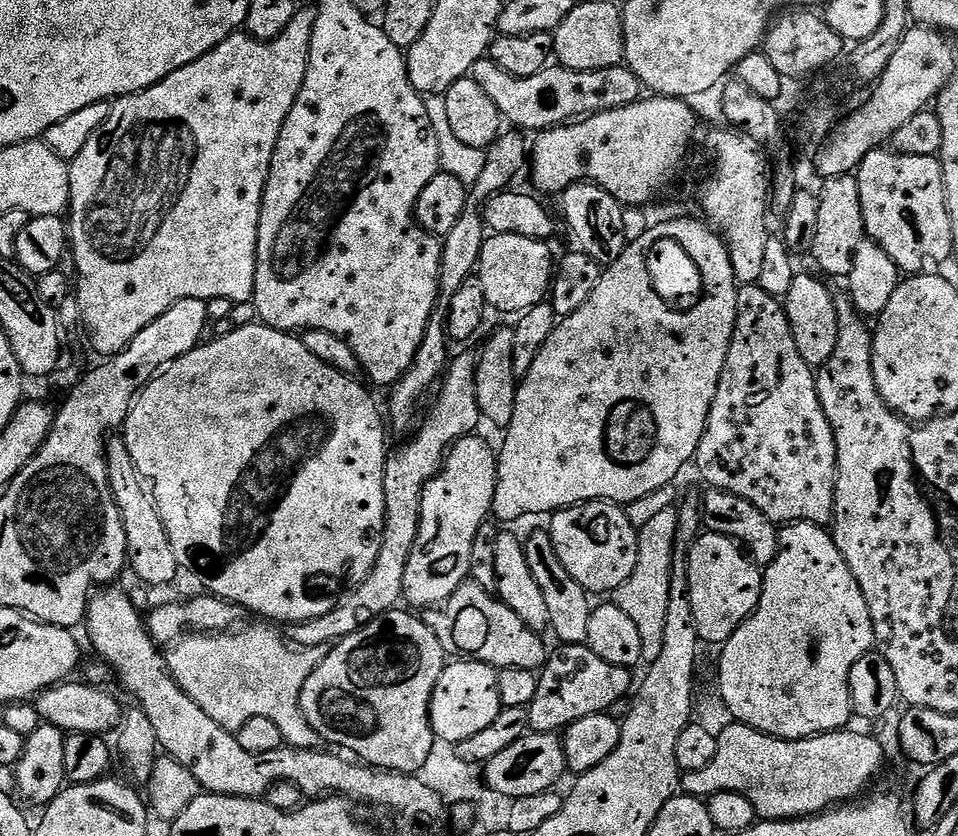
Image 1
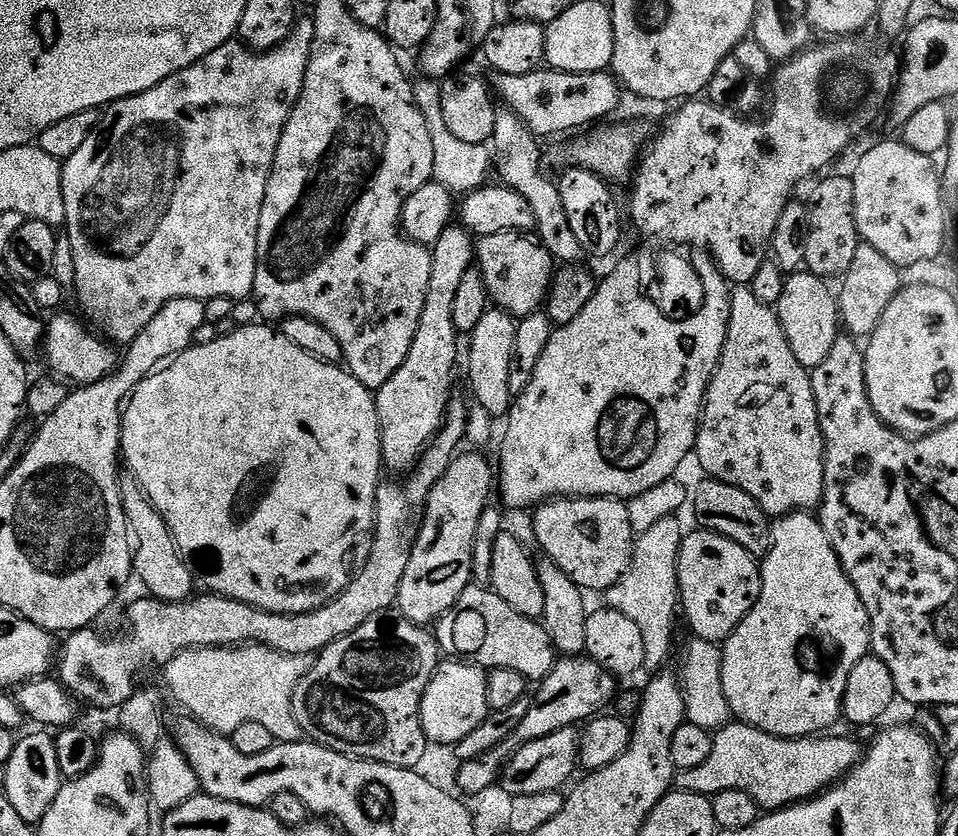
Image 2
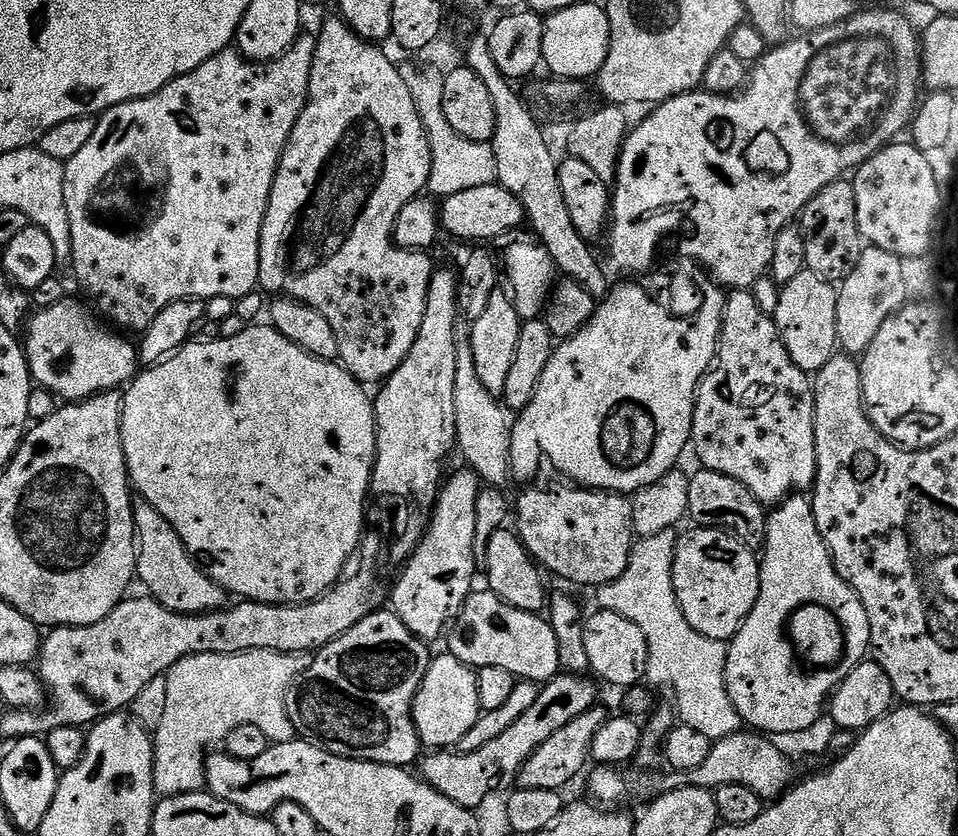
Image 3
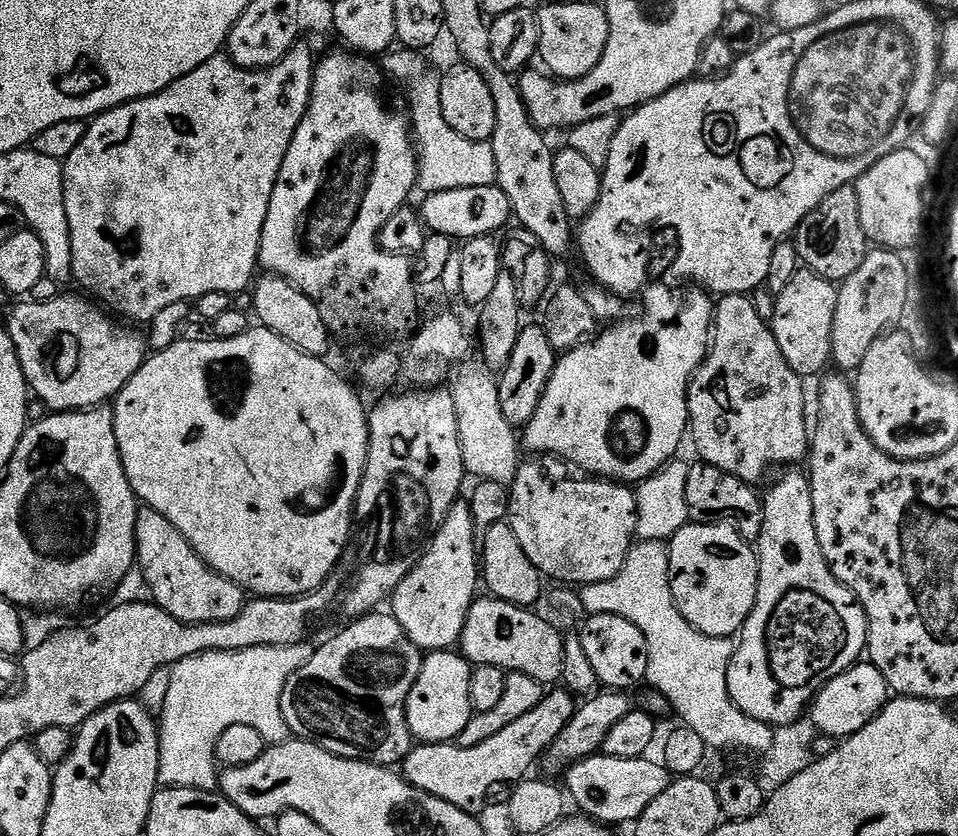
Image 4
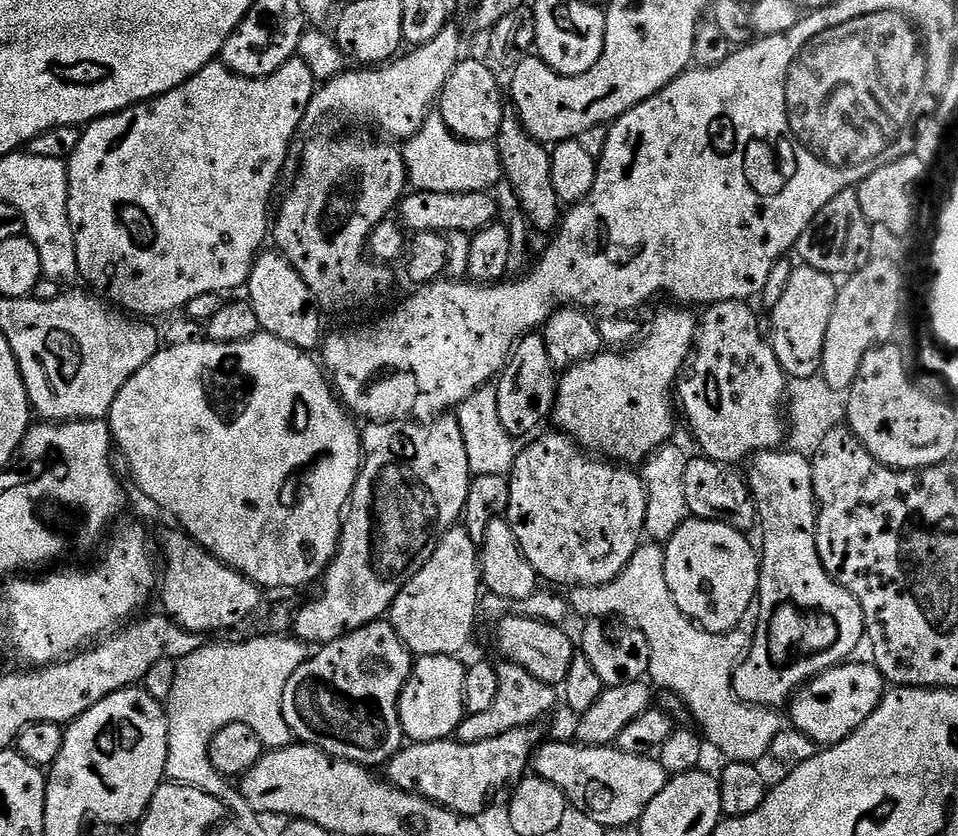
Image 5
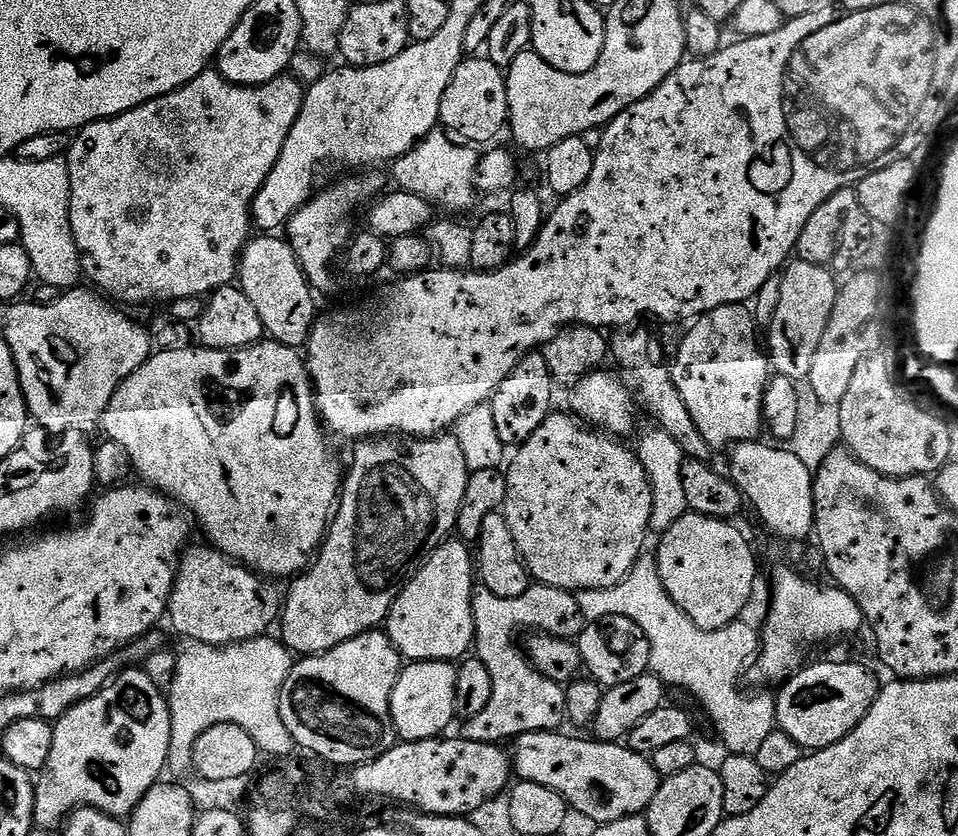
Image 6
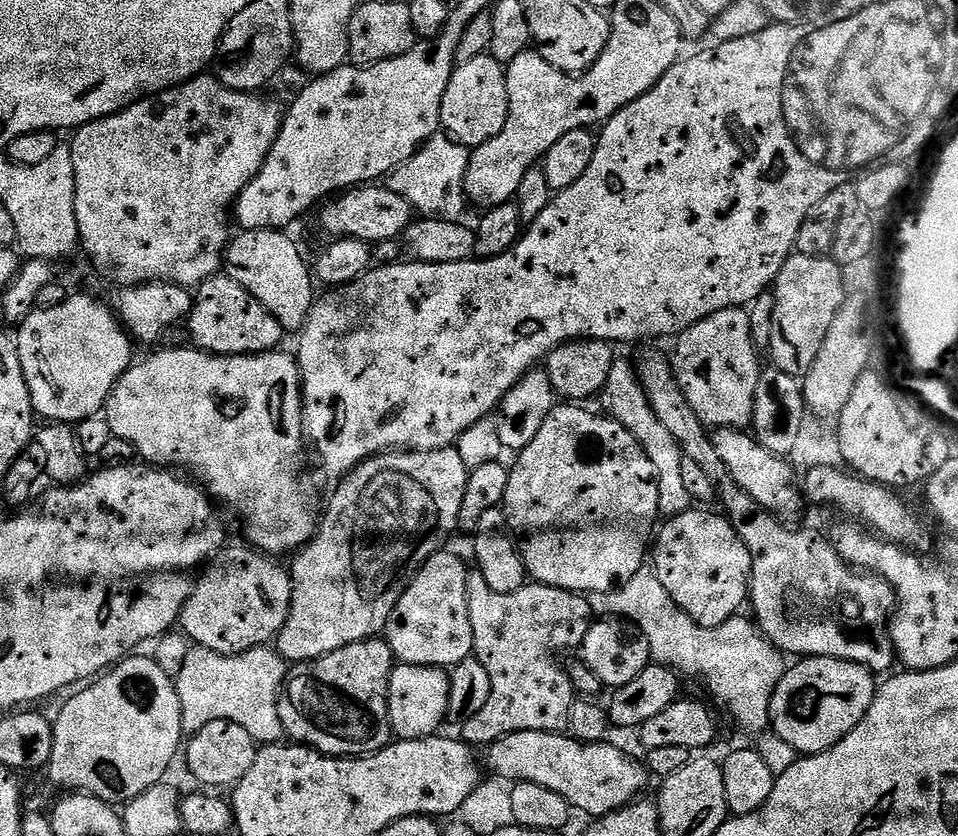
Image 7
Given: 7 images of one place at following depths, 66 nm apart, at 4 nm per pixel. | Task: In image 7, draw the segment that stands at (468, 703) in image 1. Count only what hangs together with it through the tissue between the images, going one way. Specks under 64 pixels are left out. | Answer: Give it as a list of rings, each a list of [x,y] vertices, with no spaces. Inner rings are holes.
[[[397,663],[388,683],[388,713],[393,733],[402,740],[424,740],[445,727],[450,702],[449,673],[442,668]]]

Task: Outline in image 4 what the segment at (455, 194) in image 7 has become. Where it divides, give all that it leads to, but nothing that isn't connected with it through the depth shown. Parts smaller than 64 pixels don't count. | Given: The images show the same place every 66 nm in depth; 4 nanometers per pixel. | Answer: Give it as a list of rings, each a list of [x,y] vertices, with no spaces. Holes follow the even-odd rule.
[[[399,50],[385,55],[382,60],[382,68],[389,77],[397,76],[404,80],[408,86],[408,102],[412,106],[410,111],[410,127],[414,133],[414,144],[418,149],[420,169],[418,170],[418,188],[421,193],[441,192],[442,190],[467,190],[469,186],[490,186],[496,184],[496,163],[494,162],[494,150],[487,140],[471,140],[462,138],[450,122],[446,122],[442,114],[442,82],[440,81],[441,69],[431,68],[423,51]]]

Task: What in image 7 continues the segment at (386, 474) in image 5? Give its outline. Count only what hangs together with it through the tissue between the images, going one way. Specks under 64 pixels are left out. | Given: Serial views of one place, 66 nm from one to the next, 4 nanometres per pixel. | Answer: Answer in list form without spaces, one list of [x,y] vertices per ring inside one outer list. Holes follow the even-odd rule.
[[[456,446],[451,448],[439,448],[433,452],[405,452],[393,450],[381,452],[379,456],[370,456],[363,460],[354,471],[348,473],[335,485],[336,493],[328,504],[328,509],[323,509],[318,520],[318,527],[312,539],[295,553],[293,564],[290,564],[292,578],[292,605],[288,621],[284,623],[284,629],[276,635],[274,647],[285,661],[293,665],[306,664],[313,660],[321,660],[330,655],[334,650],[342,650],[342,646],[350,646],[354,642],[362,642],[379,637],[383,633],[390,614],[396,609],[396,604],[402,598],[402,594],[408,588],[408,583],[413,576],[435,552],[445,547],[444,539],[458,528],[458,510],[462,510],[462,494],[466,494],[466,482],[470,469],[462,460]]]

